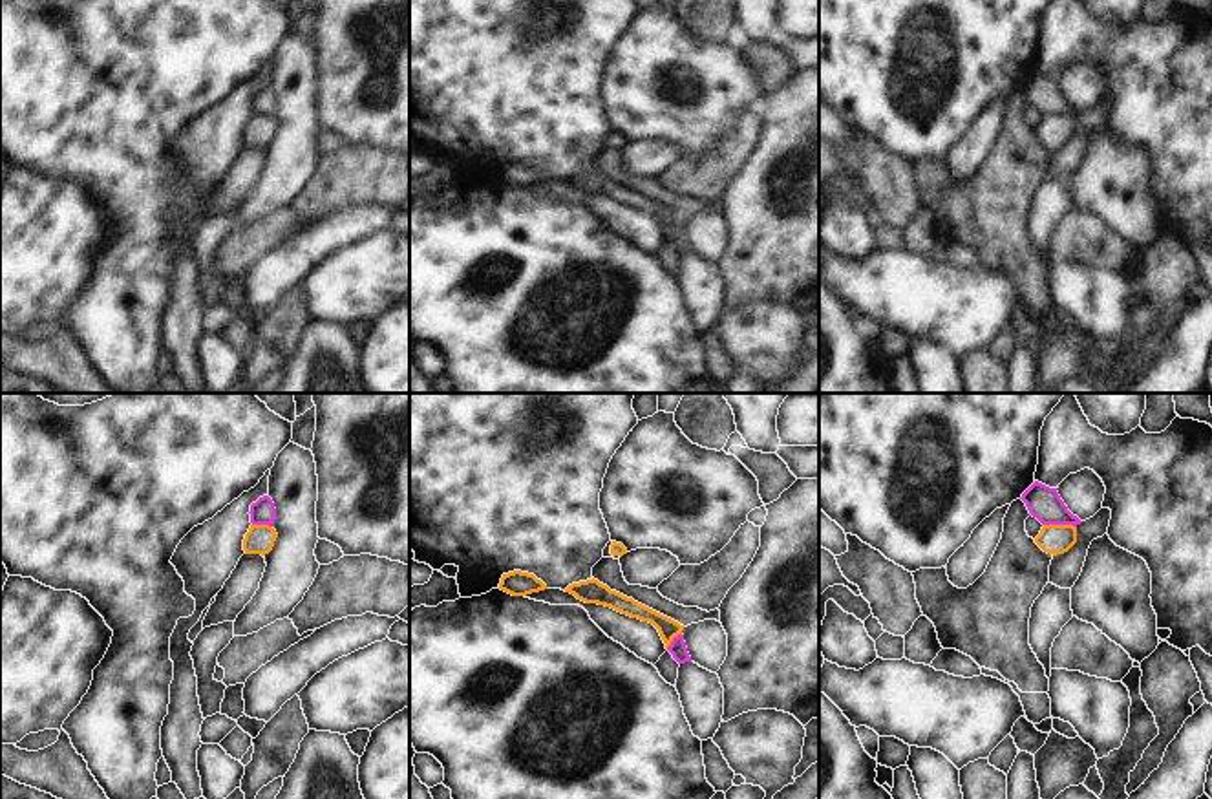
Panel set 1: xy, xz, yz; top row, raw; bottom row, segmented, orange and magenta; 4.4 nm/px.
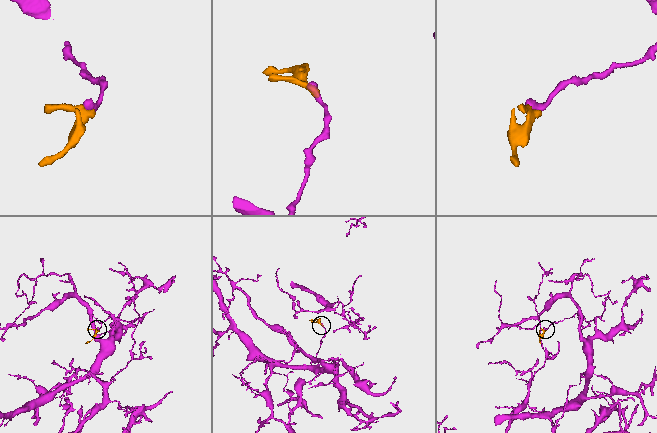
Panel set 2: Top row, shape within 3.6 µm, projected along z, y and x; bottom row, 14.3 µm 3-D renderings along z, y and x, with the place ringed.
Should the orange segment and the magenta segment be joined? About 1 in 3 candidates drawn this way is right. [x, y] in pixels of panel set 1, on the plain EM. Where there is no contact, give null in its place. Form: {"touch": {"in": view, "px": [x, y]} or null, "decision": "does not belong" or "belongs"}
{"touch": {"in": "yz", "px": [1061, 116]}, "decision": "does not belong"}

